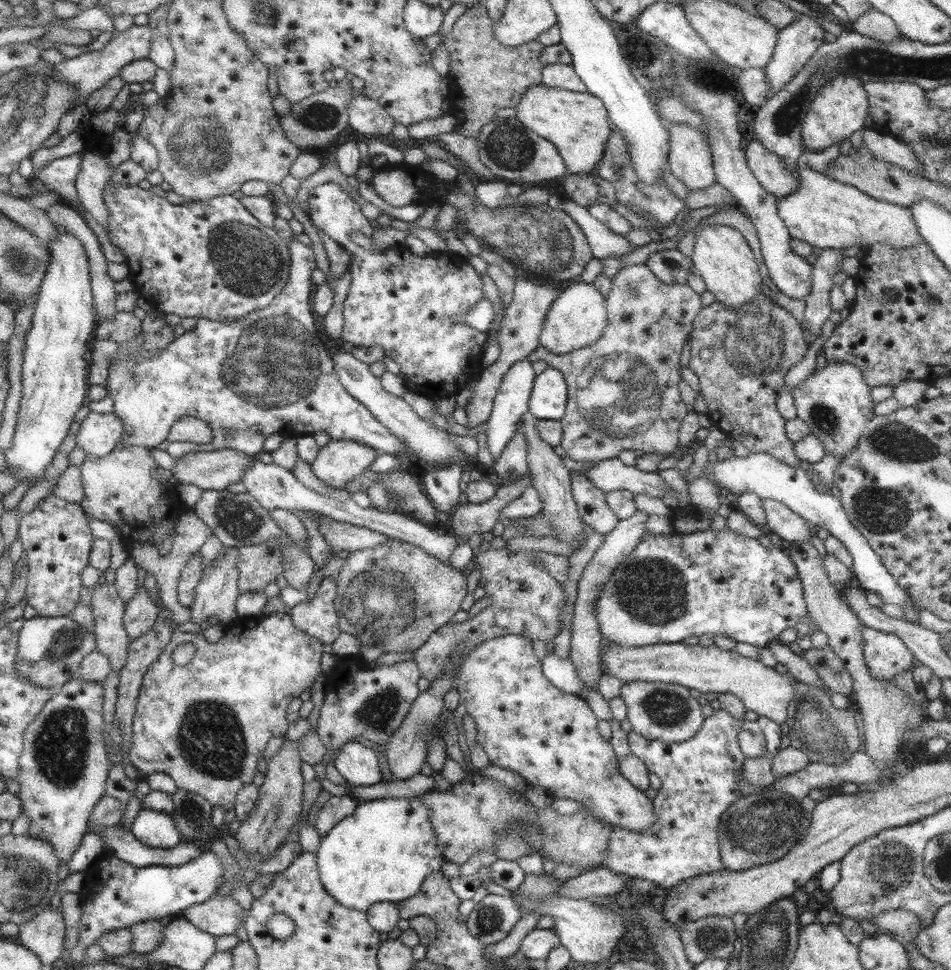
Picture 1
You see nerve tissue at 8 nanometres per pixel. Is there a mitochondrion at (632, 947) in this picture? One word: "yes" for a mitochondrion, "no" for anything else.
no

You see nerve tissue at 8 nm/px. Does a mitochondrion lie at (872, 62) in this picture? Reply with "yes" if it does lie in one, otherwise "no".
yes

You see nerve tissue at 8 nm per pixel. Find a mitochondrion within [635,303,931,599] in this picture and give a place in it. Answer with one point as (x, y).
(879, 510)

